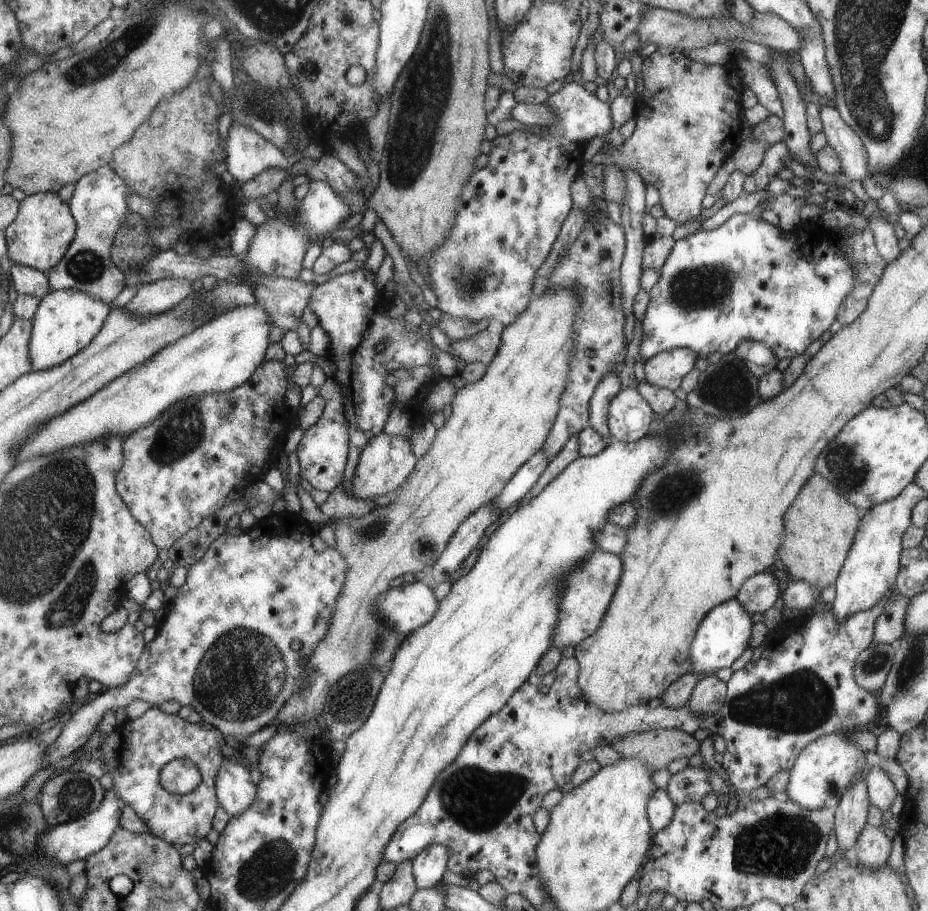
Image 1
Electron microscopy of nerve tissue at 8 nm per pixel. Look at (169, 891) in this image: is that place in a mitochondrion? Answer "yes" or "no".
yes

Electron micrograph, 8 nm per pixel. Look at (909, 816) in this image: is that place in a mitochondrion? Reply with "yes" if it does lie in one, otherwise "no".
no

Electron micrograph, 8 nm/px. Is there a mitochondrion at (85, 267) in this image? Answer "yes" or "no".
yes

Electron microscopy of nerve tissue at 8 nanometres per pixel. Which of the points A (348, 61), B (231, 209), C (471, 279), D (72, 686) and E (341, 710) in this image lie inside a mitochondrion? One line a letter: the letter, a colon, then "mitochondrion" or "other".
A: other
B: other
C: mitochondrion
D: other
E: mitochondrion

